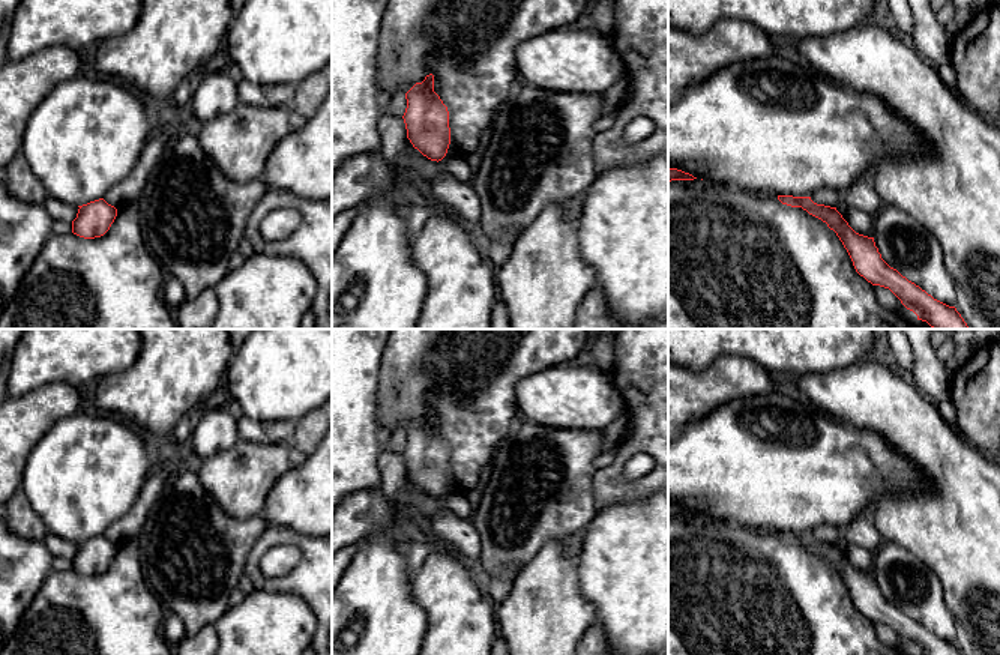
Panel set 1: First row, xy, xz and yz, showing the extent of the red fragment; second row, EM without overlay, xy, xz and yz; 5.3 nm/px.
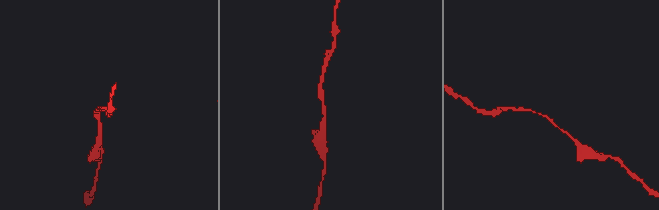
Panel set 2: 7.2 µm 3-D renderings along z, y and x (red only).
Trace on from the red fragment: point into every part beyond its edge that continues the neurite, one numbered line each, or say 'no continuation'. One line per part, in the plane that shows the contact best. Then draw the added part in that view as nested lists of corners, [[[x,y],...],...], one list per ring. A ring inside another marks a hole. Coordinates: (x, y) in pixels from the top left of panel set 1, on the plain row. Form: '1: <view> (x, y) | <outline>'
no continuation

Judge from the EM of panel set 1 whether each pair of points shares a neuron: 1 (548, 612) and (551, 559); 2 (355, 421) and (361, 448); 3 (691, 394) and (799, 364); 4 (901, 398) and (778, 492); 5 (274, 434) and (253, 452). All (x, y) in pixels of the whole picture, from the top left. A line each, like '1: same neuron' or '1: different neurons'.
1: same neuron
2: same neuron
3: different neurons
4: different neurons
5: different neurons

